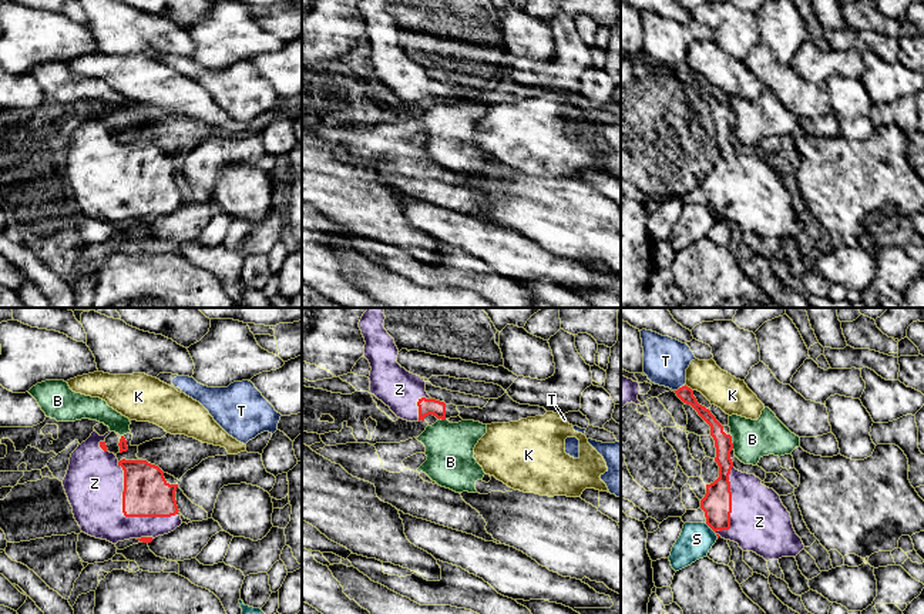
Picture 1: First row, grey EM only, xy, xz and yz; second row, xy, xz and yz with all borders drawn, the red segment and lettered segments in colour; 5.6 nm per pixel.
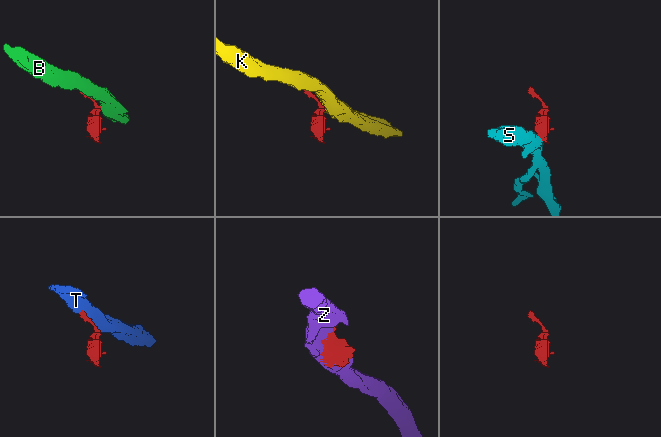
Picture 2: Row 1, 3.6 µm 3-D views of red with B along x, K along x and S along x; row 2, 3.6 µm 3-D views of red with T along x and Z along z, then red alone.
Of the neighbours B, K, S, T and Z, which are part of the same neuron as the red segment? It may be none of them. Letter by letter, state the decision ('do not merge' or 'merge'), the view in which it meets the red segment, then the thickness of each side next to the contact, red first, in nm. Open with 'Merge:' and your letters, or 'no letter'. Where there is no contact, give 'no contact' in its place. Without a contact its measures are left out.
Merge: Z
B: do not merge | yz | 100/220 nm
K: do not merge | yz | 90/200 nm
S: do not merge | yz | 160/190 nm
T: do not merge | yz | 90/260 nm
Z: merge | xy | 260/340 nm

